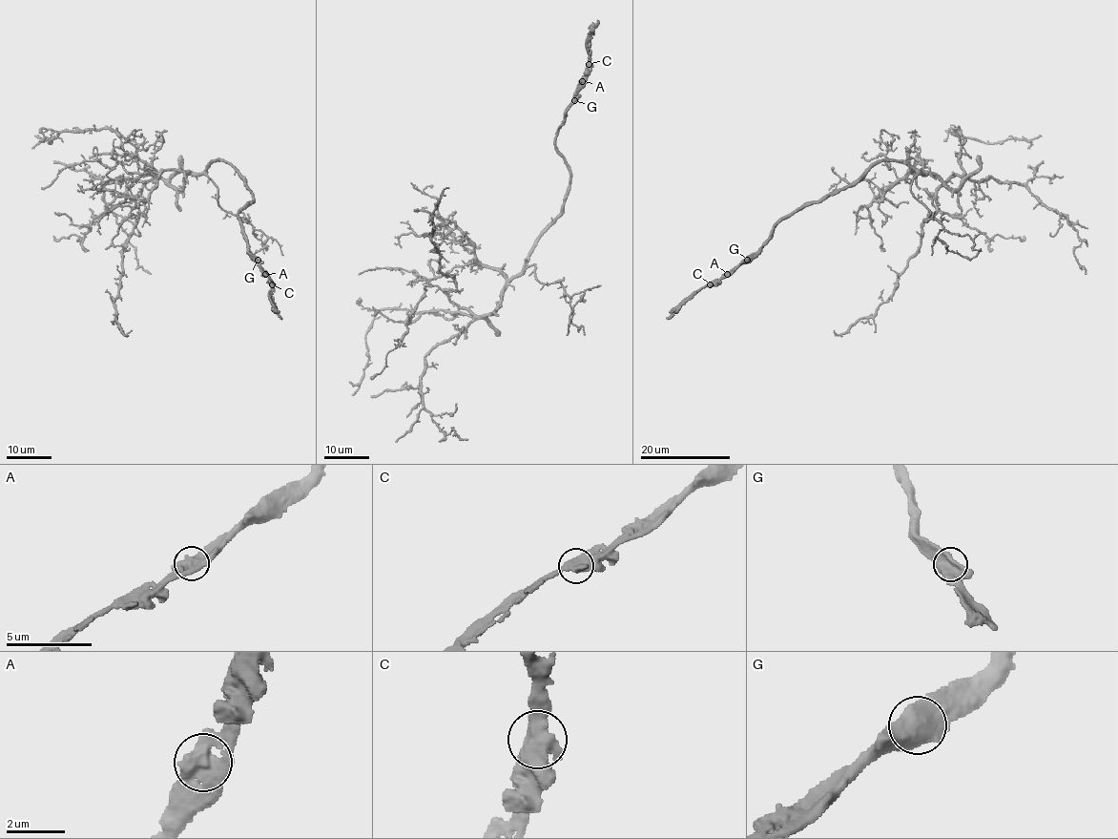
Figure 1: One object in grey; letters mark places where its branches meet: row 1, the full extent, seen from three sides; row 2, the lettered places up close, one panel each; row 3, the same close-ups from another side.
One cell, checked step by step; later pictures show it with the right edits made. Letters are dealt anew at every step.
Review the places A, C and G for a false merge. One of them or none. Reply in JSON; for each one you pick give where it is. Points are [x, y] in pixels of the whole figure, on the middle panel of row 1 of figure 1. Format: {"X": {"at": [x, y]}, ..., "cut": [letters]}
{"cut": []}

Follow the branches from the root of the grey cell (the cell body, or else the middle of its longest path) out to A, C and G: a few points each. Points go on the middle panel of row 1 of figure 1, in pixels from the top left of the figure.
A: (523, 269), (539, 235), (561, 211), (569, 173), (566, 159), (555, 145), (555, 136), (565, 111), (582, 80)
C: (523, 269), (539, 235), (561, 211), (569, 173), (566, 159), (555, 145), (555, 136), (589, 64)
G: (523, 269), (539, 235), (560, 213), (567, 193), (569, 173), (555, 145), (555, 136), (565, 112), (574, 100)

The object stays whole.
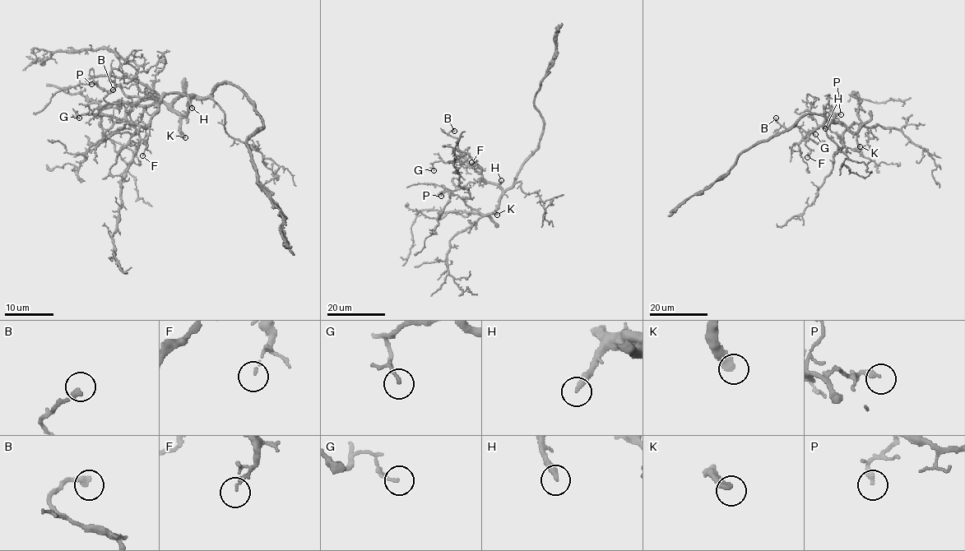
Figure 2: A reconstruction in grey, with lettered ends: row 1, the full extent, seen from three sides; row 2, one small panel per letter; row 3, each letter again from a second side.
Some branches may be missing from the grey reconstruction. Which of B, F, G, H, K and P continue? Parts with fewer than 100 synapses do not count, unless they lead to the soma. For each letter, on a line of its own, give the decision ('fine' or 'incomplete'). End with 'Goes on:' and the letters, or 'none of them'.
B: fine
F: fine
G: fine
H: incomplete
K: incomplete
P: fine
Goes on: H, K

